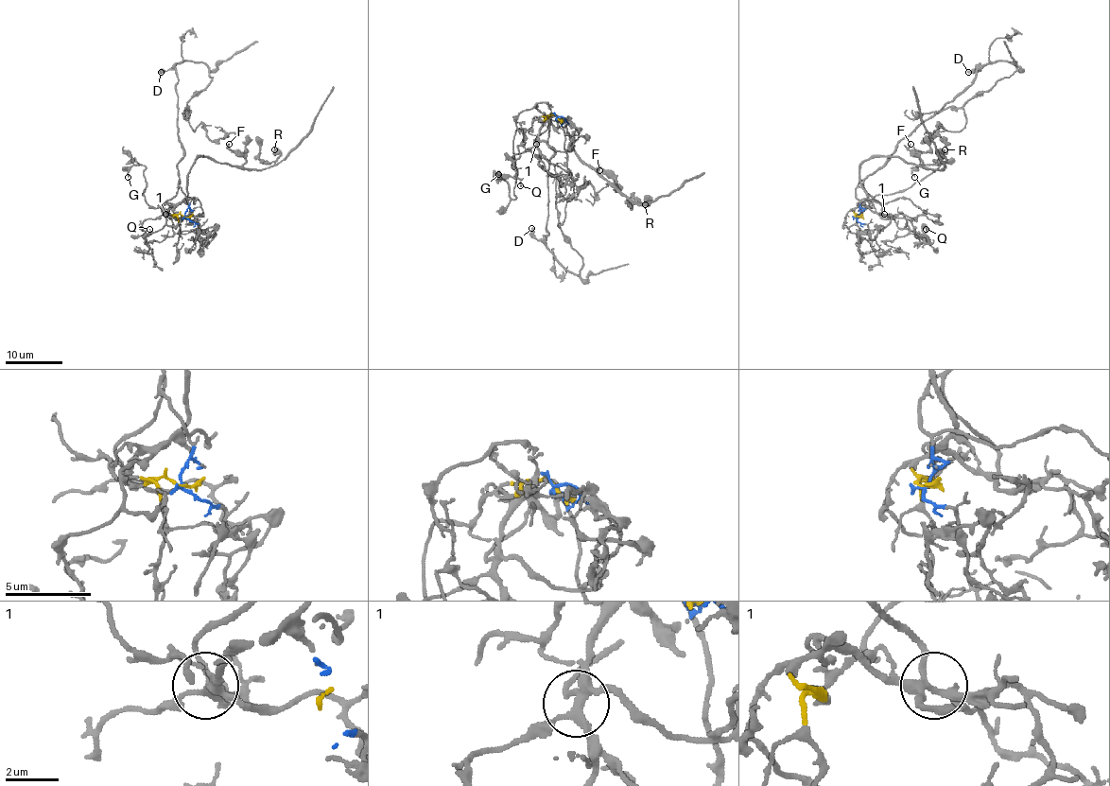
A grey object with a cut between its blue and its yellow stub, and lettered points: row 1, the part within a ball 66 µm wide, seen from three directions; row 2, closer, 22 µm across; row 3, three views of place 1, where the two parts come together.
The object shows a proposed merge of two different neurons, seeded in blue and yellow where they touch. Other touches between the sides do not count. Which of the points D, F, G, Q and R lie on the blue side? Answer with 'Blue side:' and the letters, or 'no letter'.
Blue side: D, Q

